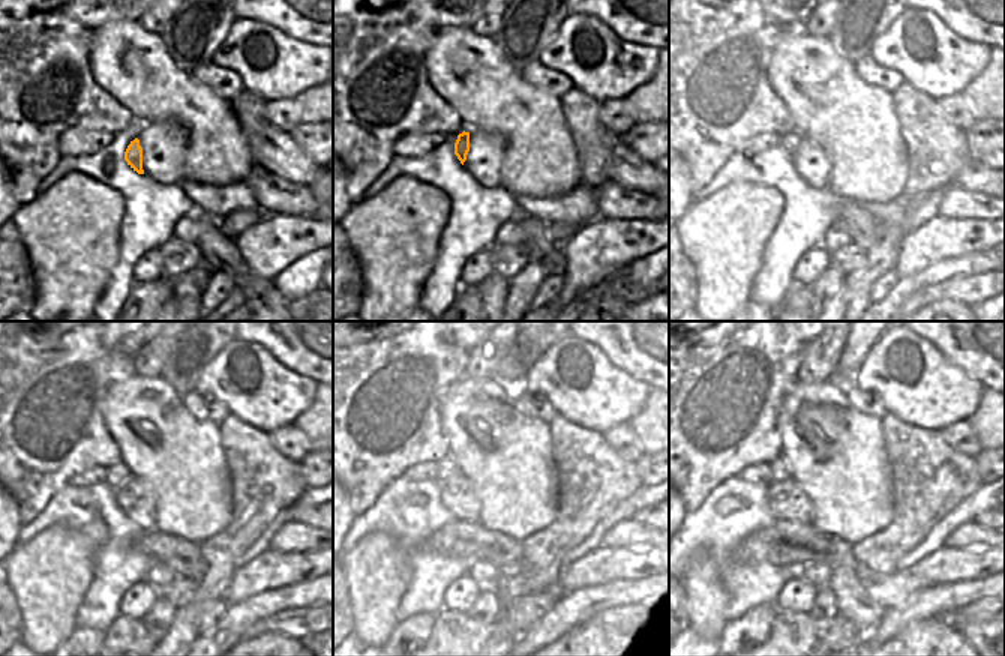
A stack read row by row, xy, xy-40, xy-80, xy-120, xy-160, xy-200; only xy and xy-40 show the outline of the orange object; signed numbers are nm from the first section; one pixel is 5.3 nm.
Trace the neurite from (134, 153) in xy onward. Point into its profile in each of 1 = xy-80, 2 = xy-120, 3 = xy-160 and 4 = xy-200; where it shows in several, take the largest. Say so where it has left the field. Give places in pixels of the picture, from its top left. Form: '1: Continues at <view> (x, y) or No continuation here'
1: Continues at xy-80 (791, 140)
2: Continues at xy-120 (116, 475)
3: Continues at xy-160 (446, 469)
4: Continues at xy-200 (780, 469)

